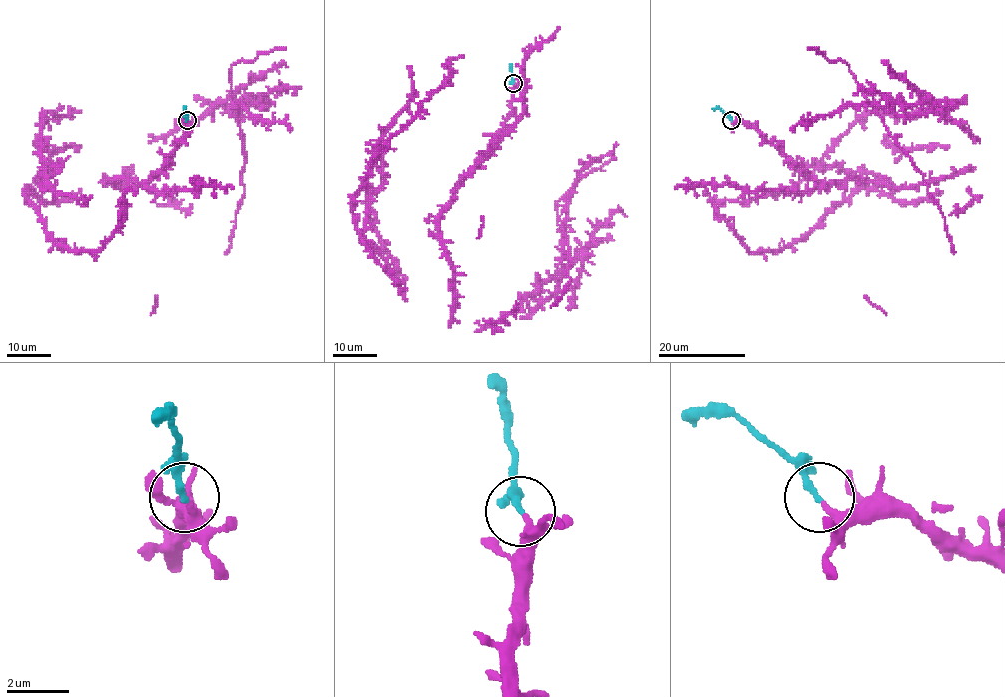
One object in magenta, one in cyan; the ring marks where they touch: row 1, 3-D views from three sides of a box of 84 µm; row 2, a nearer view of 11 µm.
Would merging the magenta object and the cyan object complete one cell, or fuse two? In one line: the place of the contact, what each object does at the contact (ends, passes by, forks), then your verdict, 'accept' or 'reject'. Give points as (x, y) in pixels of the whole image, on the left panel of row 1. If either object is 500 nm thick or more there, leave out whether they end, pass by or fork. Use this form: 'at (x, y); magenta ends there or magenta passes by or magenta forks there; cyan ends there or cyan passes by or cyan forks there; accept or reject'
at (187, 120); magenta passes by; cyan ends there; reject

